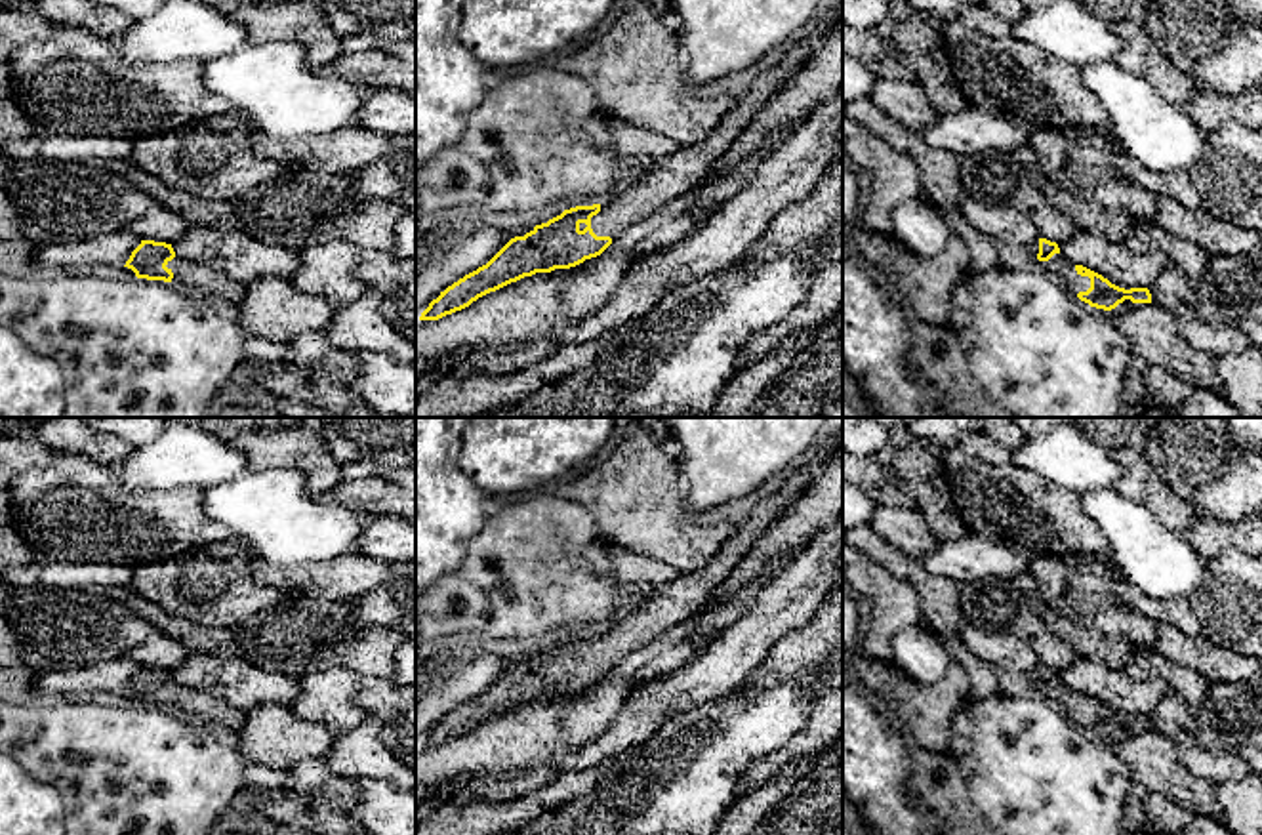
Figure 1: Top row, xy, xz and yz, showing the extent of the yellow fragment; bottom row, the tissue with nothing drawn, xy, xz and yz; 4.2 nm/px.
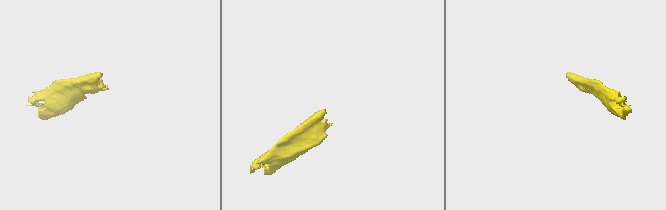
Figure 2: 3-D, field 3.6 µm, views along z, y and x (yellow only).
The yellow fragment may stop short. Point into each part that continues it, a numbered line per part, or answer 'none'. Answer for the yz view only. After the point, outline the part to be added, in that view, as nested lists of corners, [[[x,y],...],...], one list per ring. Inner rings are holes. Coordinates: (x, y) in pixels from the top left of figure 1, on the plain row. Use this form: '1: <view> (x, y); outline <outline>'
1: yz (1060, 694); outline [[[1039,667],[1029,675],[1029,681],[1037,688],[1039,698],[1056,705],[1069,721],[1077,723],[1079,719],[1087,719],[1090,715],[1090,705],[1081,703],[1075,698],[1075,690],[1066,682],[1054,681],[1048,688],[1039,688]]]

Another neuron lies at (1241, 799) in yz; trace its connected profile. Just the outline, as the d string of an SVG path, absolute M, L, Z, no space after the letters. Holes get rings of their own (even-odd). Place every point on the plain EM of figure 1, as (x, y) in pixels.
M1252 772L1243 780L1216 785L1220 822L1235 835L1262 835L1262 780Z

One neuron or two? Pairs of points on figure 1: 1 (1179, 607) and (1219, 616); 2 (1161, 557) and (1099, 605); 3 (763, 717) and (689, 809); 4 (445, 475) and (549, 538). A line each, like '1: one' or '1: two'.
1: two
2: two
3: one
4: two

